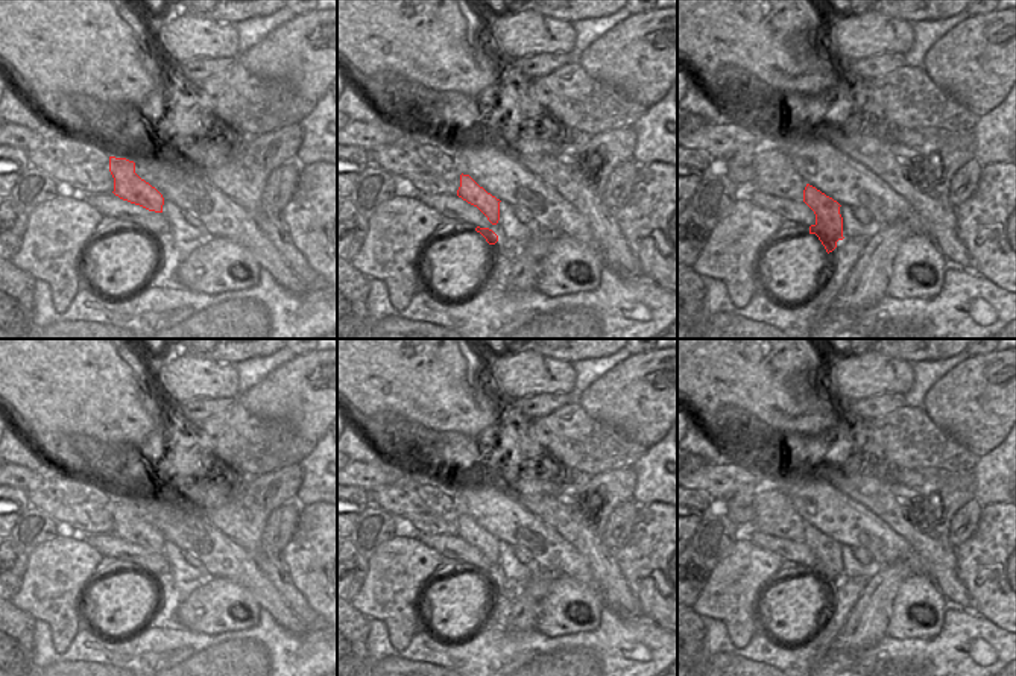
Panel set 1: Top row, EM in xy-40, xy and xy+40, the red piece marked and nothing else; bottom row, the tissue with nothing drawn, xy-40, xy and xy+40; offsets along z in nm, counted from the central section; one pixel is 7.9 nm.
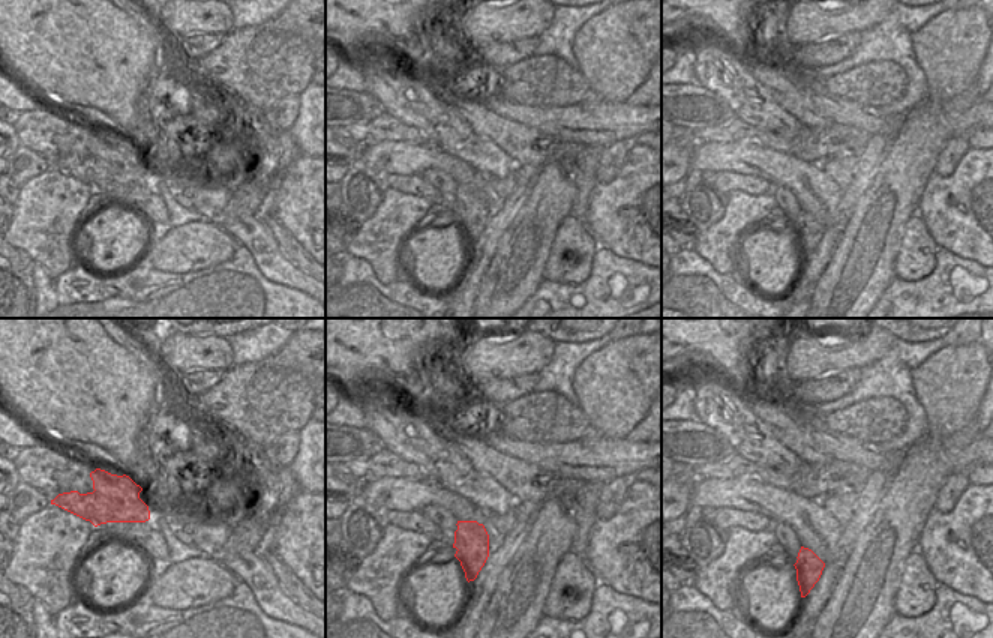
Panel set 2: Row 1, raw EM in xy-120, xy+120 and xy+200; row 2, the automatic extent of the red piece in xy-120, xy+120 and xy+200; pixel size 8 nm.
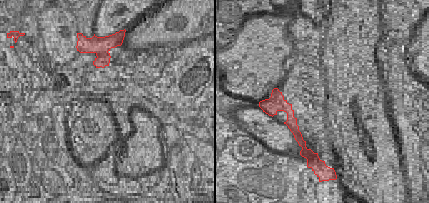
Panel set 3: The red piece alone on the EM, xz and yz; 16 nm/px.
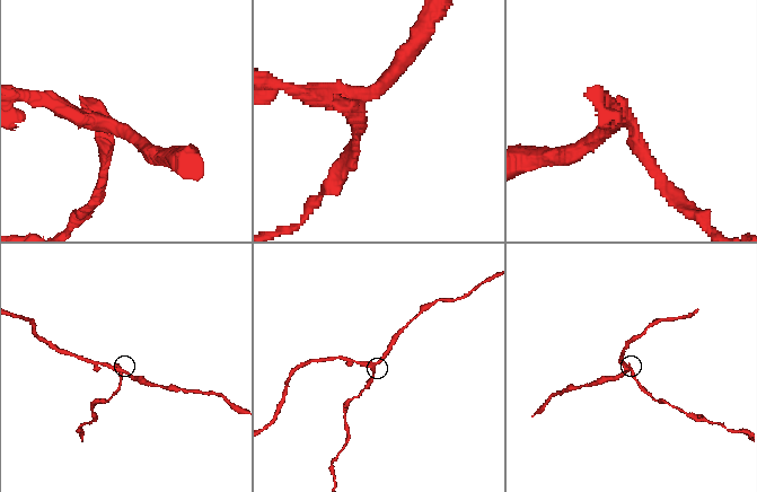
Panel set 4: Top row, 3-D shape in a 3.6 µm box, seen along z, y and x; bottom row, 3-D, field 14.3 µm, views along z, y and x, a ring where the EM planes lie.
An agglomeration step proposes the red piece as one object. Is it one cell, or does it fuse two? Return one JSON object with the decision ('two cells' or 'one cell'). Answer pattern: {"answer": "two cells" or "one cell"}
{"answer": "two cells"}

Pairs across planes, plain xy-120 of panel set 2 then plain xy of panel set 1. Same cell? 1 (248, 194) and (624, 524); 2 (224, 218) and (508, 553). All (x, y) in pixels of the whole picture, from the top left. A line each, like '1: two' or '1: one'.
1: one
2: two

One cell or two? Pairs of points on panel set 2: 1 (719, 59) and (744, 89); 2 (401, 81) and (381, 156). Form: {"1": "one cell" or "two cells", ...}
{"1": "one cell", "2": "two cells"}

